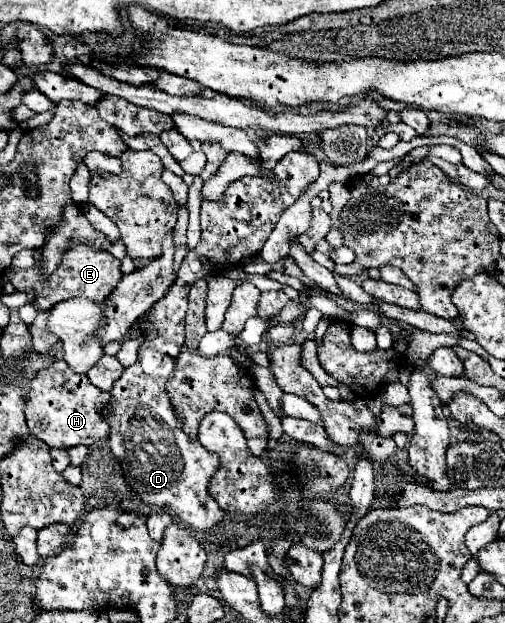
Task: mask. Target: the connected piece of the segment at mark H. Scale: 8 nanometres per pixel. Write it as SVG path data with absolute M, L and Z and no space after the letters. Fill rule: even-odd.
M55 361L47 369L41 369L29 383L29 391L25 397L25 417L29 433L45 445L57 449L67 449L75 445L95 445L109 433L107 419L103 417L103 409L107 409L109 399L109 393L91 385L87 375L71 373L65 361ZM53 399L61 399L55 411Z

